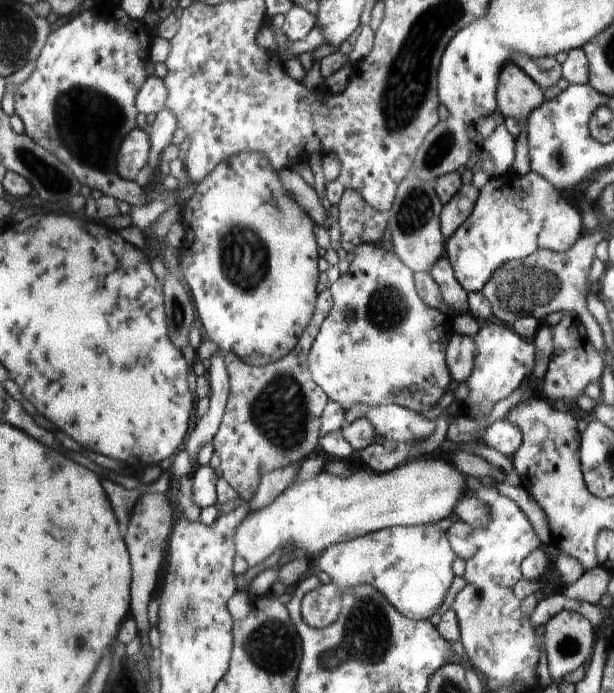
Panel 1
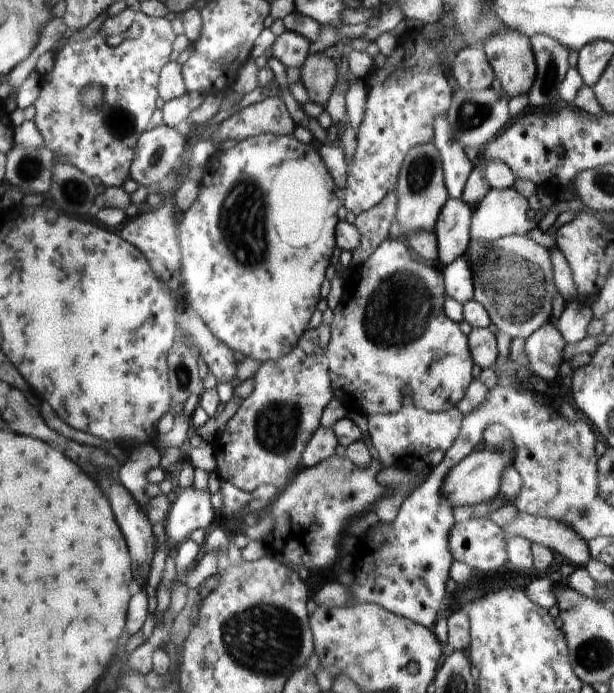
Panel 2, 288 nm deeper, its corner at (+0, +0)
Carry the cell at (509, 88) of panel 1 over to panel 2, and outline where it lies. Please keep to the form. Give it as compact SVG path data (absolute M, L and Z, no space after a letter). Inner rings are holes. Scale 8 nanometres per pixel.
M503 26L485 42L483 50L509 98L525 96L533 88L537 62L527 36L515 32L513 26Z

